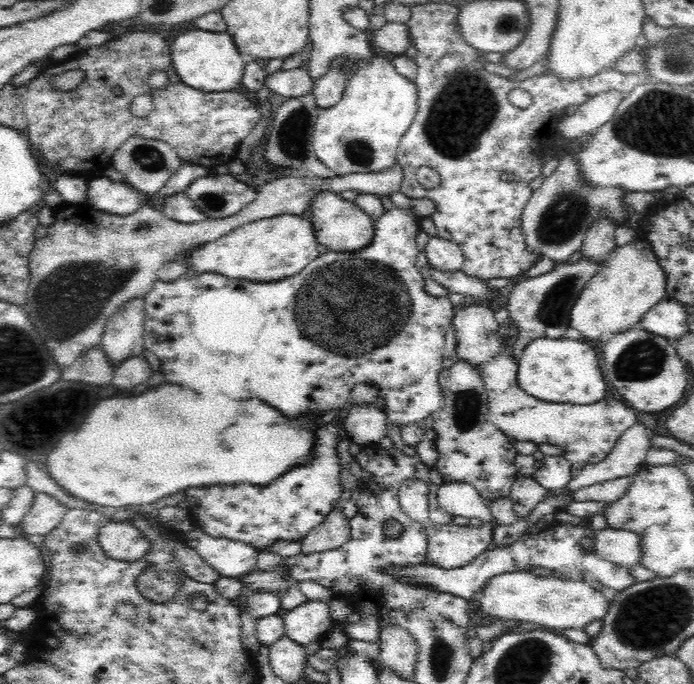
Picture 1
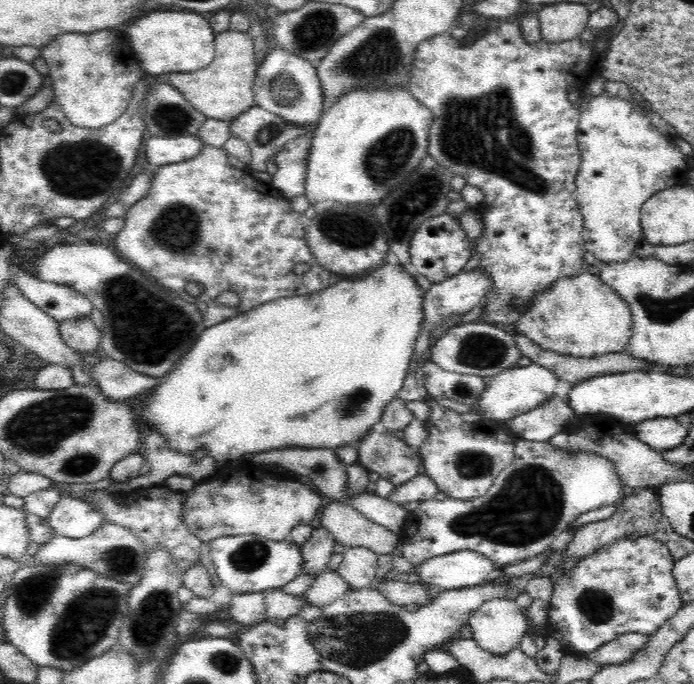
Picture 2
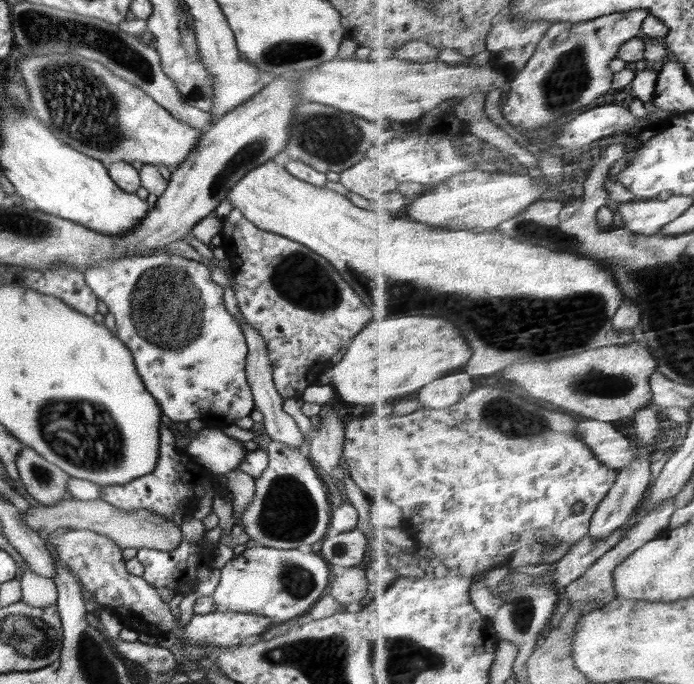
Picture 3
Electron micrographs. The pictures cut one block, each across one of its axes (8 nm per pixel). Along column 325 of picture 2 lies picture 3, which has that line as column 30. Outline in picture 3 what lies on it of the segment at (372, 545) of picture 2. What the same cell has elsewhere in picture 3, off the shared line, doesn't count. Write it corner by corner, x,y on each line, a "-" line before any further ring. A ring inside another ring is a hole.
64,498
60,502
48,506
30,506
26,512
20,512
24,523
32,530
40,533
42,530
52,533
57,528
69,527
70,529
92,530
96,534
108,537
123,548
148,548
160,549
164,552
174,550
181,542
180,526
172,520
166,520
154,512
148,510
136,510
134,512
122,510
108,504
100,498
96,500
78,500

